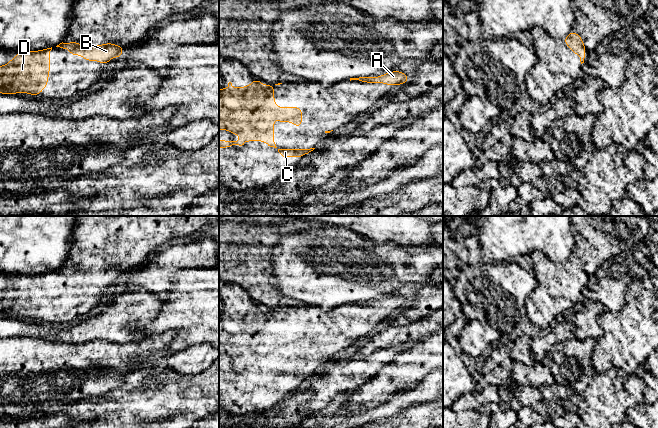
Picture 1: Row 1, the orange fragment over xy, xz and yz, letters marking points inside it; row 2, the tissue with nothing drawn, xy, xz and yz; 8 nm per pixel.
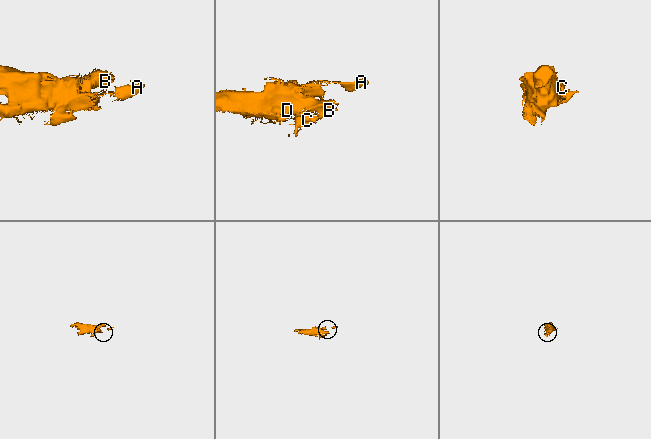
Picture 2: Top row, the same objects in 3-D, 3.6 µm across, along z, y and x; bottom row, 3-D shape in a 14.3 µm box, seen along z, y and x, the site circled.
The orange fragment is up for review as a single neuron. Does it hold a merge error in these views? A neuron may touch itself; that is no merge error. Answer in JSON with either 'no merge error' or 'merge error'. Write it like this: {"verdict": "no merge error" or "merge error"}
{"verdict": "no merge error"}

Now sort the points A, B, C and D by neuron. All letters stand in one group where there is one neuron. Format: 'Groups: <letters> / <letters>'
Groups: A B C D

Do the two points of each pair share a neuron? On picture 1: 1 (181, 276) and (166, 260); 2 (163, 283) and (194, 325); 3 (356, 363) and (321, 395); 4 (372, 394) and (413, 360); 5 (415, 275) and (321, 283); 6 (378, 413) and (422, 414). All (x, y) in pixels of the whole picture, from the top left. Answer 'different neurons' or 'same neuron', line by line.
1: different neurons
2: different neurons
3: same neuron
4: same neuron
5: same neuron
6: different neurons

